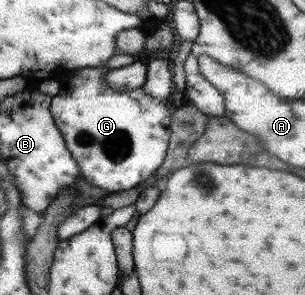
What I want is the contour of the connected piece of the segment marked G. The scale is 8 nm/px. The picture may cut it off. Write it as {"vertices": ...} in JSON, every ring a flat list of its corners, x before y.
{"vertices":[[105,66,99,68,81,68,66,74,62,79,62,93,52,97,50,111,57,128,64,135,68,149,72,151,77,166,80,167,81,177,91,186,119,192,135,188,143,182,149,181,149,176,163,164,163,158,168,151,169,124,171,114,167,108,167,100,157,100,145,94,142,88,114,92,104,82,105,75,109,73]]}

